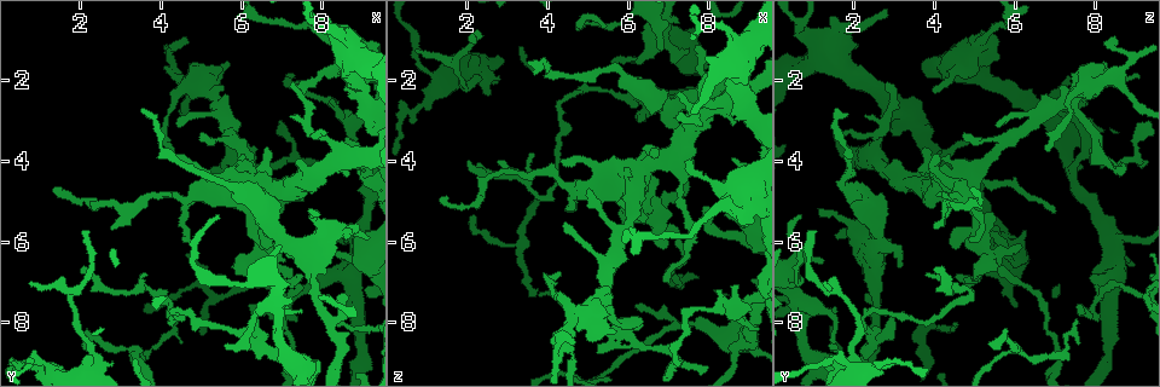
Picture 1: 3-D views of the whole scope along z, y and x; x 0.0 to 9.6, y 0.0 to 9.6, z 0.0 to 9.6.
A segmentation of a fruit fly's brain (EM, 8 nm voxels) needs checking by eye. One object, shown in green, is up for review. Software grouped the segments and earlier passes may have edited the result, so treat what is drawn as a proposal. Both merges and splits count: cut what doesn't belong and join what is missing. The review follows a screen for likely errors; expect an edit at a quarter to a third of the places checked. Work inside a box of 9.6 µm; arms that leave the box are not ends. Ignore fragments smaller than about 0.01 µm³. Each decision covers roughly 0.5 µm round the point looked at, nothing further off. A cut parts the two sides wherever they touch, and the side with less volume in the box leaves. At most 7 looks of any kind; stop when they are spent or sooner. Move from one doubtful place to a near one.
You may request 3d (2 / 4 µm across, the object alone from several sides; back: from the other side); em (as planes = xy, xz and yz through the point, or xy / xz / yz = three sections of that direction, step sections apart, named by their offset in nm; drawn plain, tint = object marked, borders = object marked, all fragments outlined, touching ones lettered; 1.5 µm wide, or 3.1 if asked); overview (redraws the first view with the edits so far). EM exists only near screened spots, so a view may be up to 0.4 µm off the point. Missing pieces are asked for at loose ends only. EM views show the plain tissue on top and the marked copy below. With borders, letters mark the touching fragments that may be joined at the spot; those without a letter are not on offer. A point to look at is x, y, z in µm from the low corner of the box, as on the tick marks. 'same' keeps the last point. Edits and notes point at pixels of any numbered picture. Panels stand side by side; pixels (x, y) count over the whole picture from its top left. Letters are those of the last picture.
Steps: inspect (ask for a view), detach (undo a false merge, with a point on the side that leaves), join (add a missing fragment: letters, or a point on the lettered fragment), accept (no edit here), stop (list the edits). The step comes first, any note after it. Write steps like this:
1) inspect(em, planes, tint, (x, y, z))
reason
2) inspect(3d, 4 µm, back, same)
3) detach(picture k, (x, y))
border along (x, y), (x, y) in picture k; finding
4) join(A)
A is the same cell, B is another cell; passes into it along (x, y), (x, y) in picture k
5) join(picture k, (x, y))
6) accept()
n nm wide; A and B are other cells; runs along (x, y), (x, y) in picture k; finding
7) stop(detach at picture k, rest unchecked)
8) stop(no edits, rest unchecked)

inspect(em, planes, borders, (4.35, 3.85, 4.00))
an open end

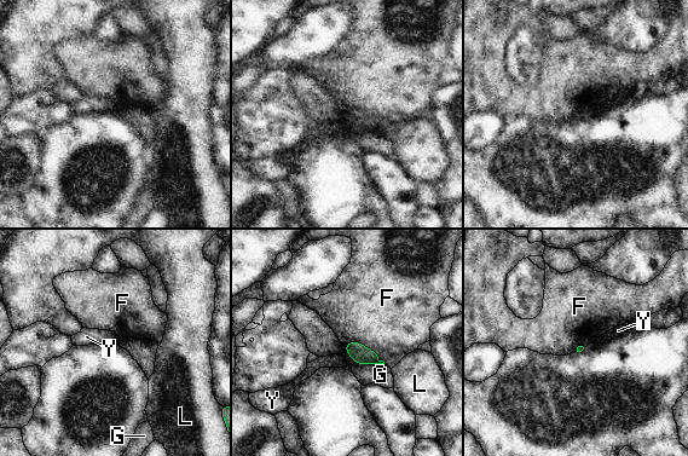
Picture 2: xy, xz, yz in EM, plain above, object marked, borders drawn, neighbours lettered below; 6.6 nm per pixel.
accept()
F, G, L and Y are other cells; no lettered fragment goes on from it

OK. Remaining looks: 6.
inspect(3d, 2 µm, (3.55, 2.70, 1.55))
branch stops here

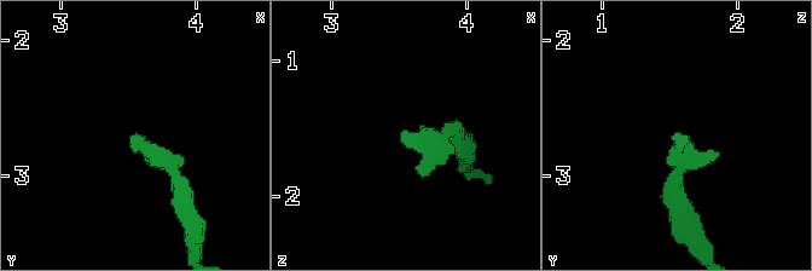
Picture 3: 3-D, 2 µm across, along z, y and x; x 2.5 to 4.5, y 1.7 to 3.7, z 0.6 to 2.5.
inspect(em, xz, step 8, tint, (3.52, 2.72, 1.50))

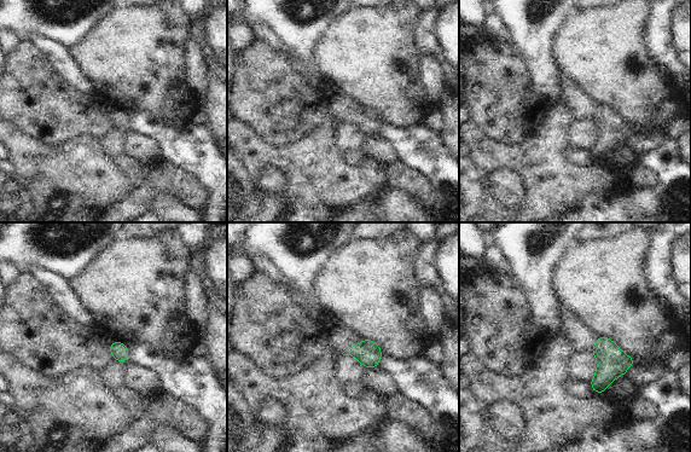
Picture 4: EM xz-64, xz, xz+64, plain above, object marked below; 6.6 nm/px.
inspect(em, xy, step 4, borders, same)

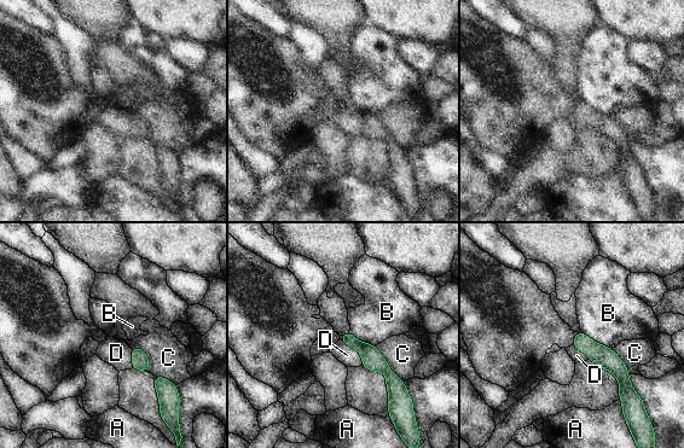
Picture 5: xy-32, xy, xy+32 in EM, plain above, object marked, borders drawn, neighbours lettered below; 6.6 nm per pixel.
join(D)
D is the same cell, A, B and C are other cells; passes into it along (372, 359), (355, 349), (347, 355) in picture 5; it goes on there

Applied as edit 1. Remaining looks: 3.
inspect(overview)

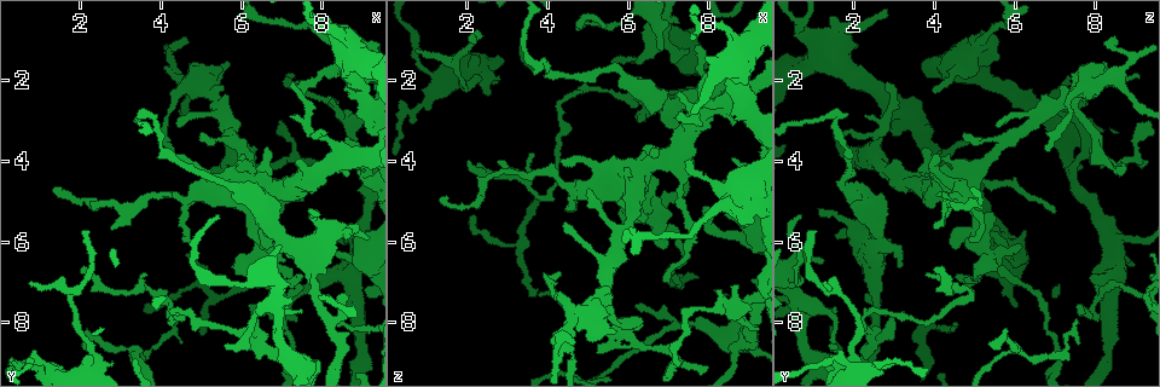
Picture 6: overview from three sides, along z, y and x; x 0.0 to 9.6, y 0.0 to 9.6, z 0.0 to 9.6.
inspect(3d, 4 µm, (8.50, 5.75, 1.50))
free end

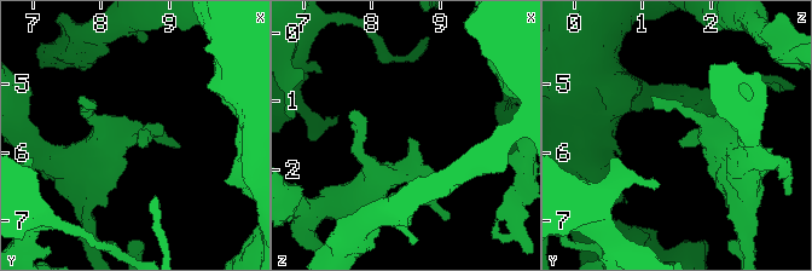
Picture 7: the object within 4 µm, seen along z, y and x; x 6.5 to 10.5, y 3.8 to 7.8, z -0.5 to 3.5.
inspect(em, planes, borders, (8.55, 5.80, 1.50))
shape alone is not enough

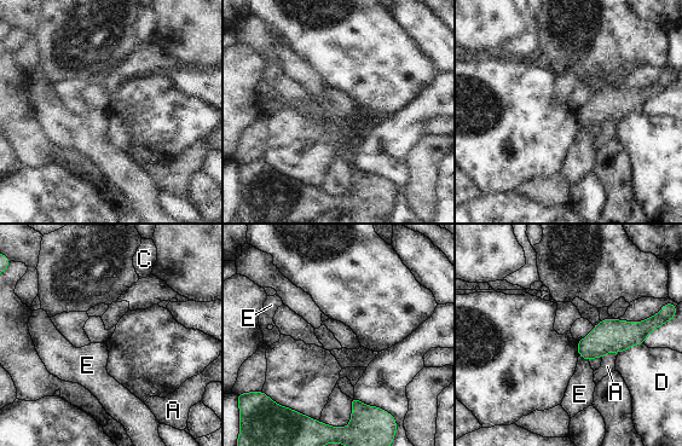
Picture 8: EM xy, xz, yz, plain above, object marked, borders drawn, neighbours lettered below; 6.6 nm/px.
accept()
D touches over 180 nm; A, C, D and E are other cells; none of them fits

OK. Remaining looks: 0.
stop(join at picture 5, rest unchecked)

